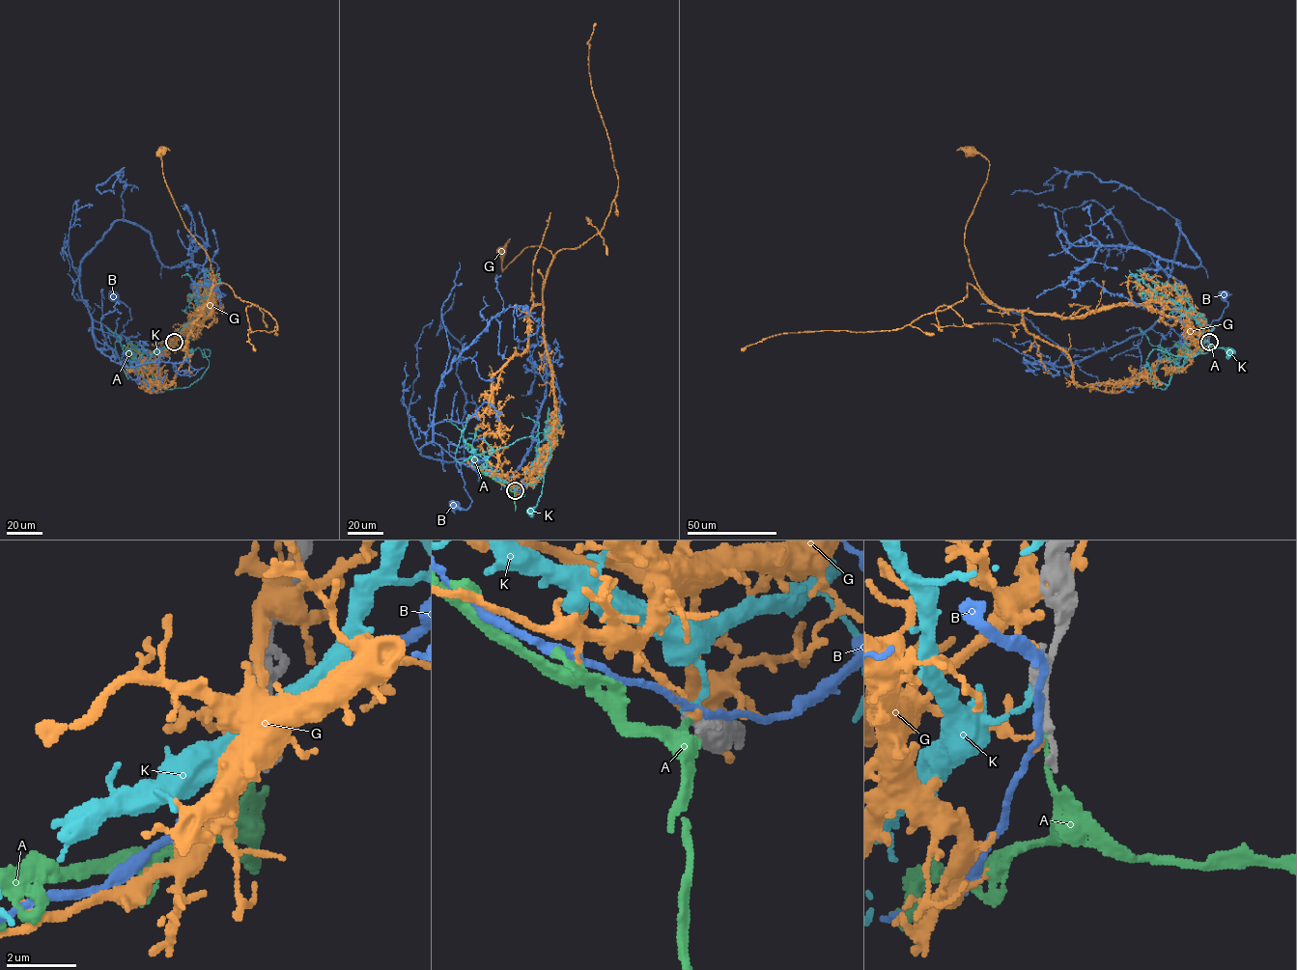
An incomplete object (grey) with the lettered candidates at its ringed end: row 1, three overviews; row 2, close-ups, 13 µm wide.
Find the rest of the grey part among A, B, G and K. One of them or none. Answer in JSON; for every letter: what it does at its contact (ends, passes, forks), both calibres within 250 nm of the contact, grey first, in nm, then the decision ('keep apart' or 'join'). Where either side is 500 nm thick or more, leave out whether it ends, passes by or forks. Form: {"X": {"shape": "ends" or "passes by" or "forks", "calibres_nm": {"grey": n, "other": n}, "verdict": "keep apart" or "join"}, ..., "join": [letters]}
{"A": {"shape": "ends", "calibres_nm": {"grey": 240, "other": 120}, "verdict": "join"}, "B": {"shape": "passes by", "calibres_nm": {"grey": 200, "other": 220}, "verdict": "keep apart"}, "G": {"shape": "ends", "calibres_nm": {"grey": 240, "other": 180}, "verdict": "keep apart"}, "K": {"shape": "ends", "calibres_nm": {"grey": 360, "other": 170}, "verdict": "keep apart"}, "join": ["A"]}

